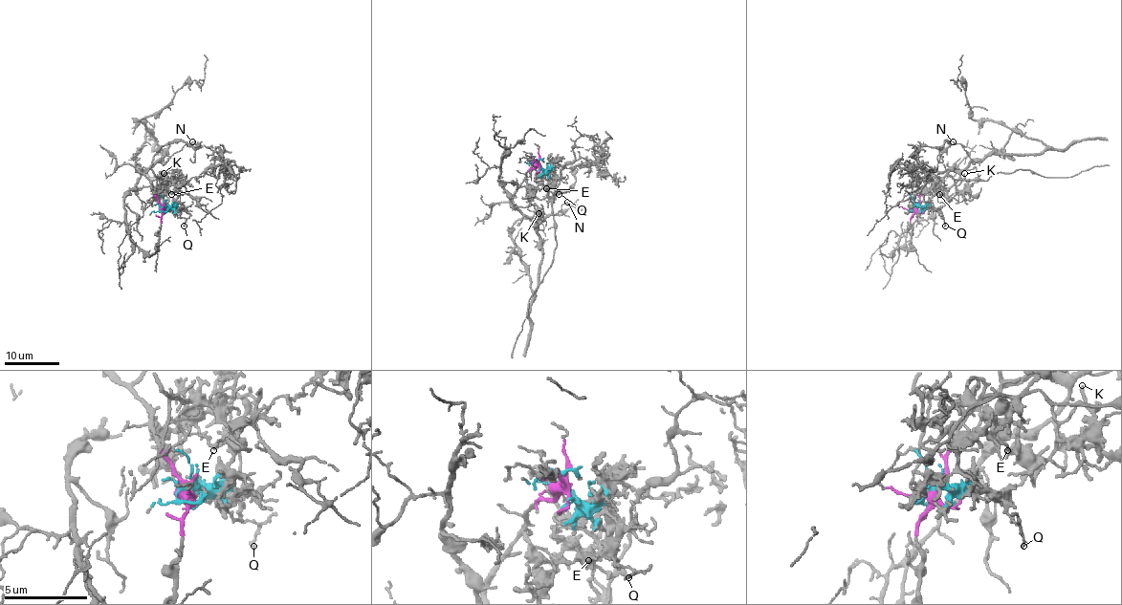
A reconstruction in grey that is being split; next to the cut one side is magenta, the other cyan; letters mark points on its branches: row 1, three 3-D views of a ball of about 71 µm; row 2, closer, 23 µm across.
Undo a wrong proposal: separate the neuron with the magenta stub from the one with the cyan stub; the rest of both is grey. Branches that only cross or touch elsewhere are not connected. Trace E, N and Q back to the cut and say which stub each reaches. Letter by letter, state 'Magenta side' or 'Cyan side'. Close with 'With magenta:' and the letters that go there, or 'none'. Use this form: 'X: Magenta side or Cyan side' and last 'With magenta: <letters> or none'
E: Cyan side
N: Magenta side
Q: Cyan side
With magenta: N

